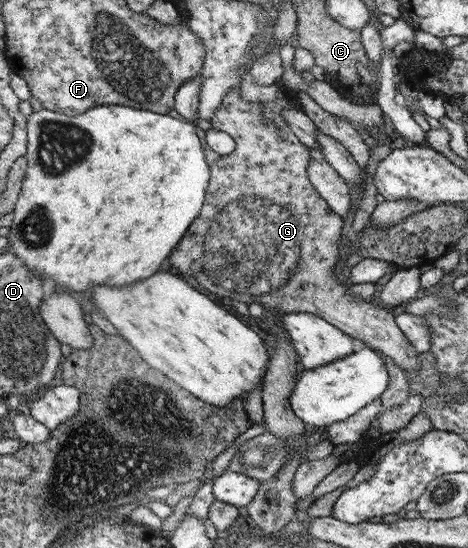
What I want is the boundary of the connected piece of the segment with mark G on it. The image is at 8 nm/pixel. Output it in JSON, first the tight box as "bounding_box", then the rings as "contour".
{"bounding_box":[170,86,420,371],"contour":[[[240,86],[234,88],[231,92],[222,100],[219,110],[210,119],[213,128],[226,132],[235,140],[235,149],[227,155],[221,155],[214,152],[205,141],[205,133],[202,131],[198,132],[200,137],[202,148],[204,149],[204,154],[206,157],[206,162],[208,163],[210,174],[209,182],[206,188],[206,194],[203,202],[203,206],[200,210],[200,214],[194,219],[194,222],[188,227],[184,237],[178,242],[178,245],[170,253],[170,264],[171,268],[176,270],[180,275],[192,276],[196,278],[198,284],[202,288],[207,288],[212,292],[213,300],[215,300],[218,305],[224,309],[229,309],[232,304],[232,300],[239,300],[242,302],[259,302],[264,306],[264,310],[276,310],[280,314],[290,314],[290,313],[310,313],[327,320],[336,328],[344,331],[344,333],[350,335],[356,342],[362,342],[363,346],[366,348],[372,348],[372,350],[378,349],[382,351],[384,355],[392,358],[396,361],[402,370],[406,371],[416,371],[420,370],[419,355],[414,346],[406,340],[406,336],[402,334],[402,330],[398,328],[395,322],[396,310],[382,306],[377,301],[370,302],[370,300],[356,300],[350,292],[348,292],[348,287],[350,285],[347,283],[346,274],[344,270],[340,270],[339,274],[335,273],[335,268],[337,262],[341,262],[342,257],[340,256],[340,250],[343,250],[341,244],[341,232],[343,228],[342,217],[336,214],[329,208],[326,204],[326,200],[320,196],[320,193],[312,186],[310,178],[308,178],[308,161],[310,158],[310,152],[308,152],[308,147],[300,140],[286,124],[286,120],[282,118],[283,110],[299,110],[299,105],[297,104],[297,96],[294,91],[291,91],[291,97],[285,99],[274,100],[274,102],[256,102],[250,103],[243,101],[240,98]]]}

